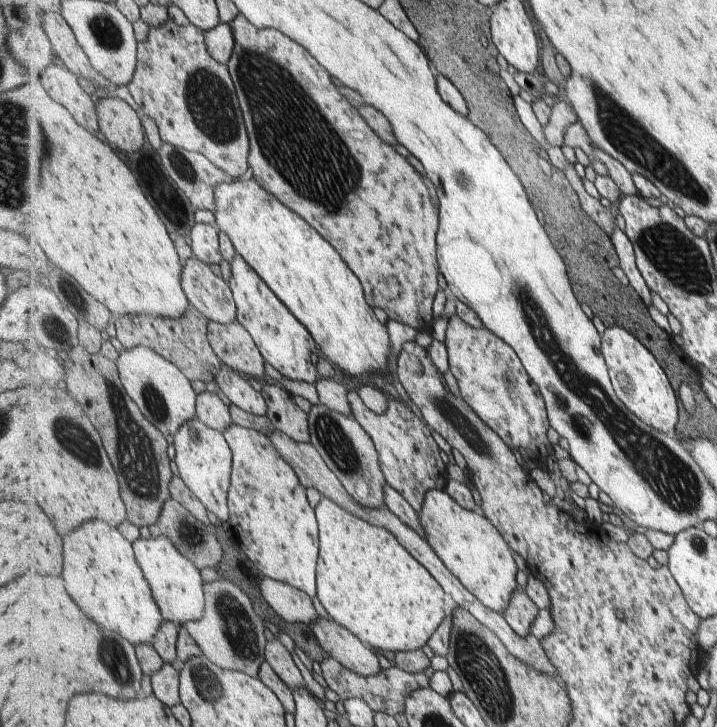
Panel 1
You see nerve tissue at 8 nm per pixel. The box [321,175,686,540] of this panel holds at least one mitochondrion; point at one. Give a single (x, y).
(606, 289)

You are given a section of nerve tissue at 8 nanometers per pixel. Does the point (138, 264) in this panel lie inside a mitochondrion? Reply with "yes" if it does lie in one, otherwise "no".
no

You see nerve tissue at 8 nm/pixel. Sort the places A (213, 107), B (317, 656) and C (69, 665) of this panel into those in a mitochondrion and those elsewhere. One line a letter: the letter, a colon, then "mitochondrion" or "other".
A: mitochondrion
B: other
C: other

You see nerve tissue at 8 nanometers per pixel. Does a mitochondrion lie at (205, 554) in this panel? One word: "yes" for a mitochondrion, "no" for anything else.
yes

